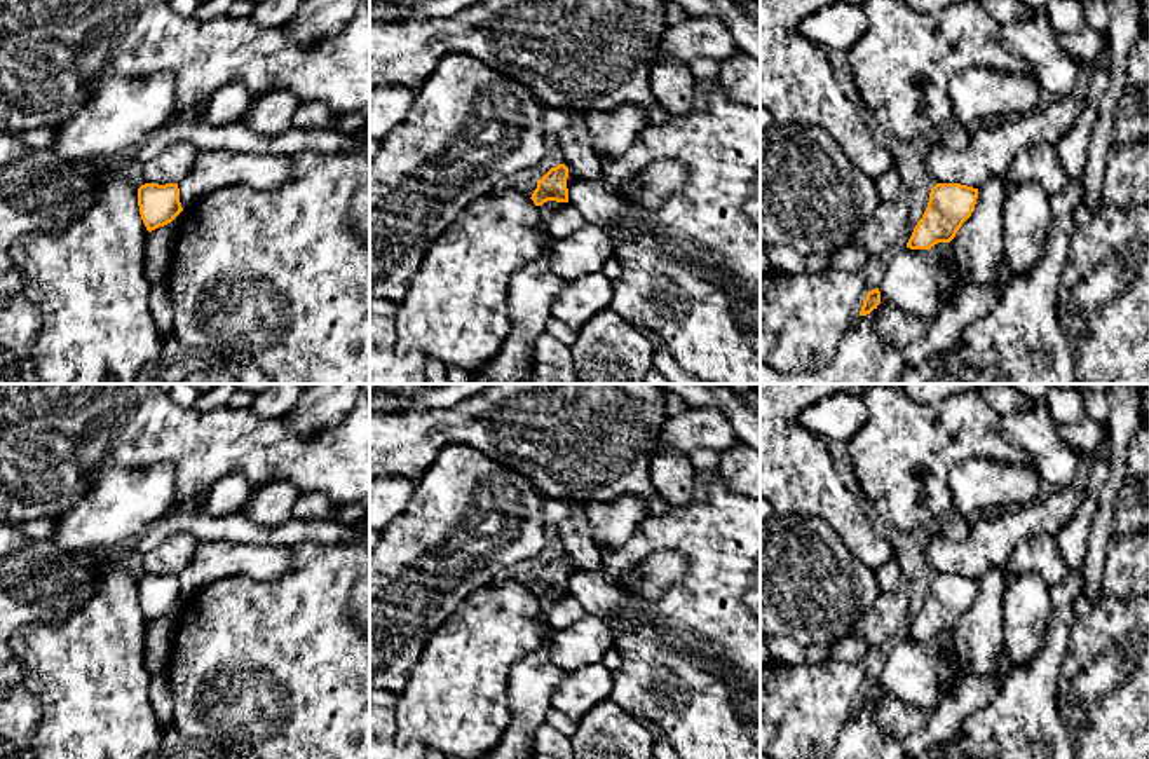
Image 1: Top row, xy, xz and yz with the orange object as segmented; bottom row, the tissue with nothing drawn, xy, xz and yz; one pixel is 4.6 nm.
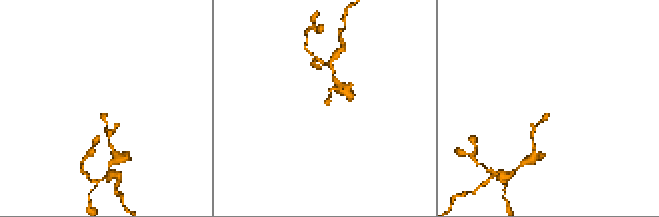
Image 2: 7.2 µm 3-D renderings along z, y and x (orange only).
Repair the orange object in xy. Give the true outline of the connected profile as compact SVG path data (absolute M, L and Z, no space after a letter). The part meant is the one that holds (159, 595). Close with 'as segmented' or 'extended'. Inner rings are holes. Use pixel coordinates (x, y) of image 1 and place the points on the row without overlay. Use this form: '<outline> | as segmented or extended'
M145 574L138 579L138 597L148 623L171 614L181 602L178 574Z | as segmented

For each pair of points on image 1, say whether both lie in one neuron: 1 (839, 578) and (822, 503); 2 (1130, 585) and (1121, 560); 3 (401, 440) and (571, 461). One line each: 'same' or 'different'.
1: different
2: same
3: same

